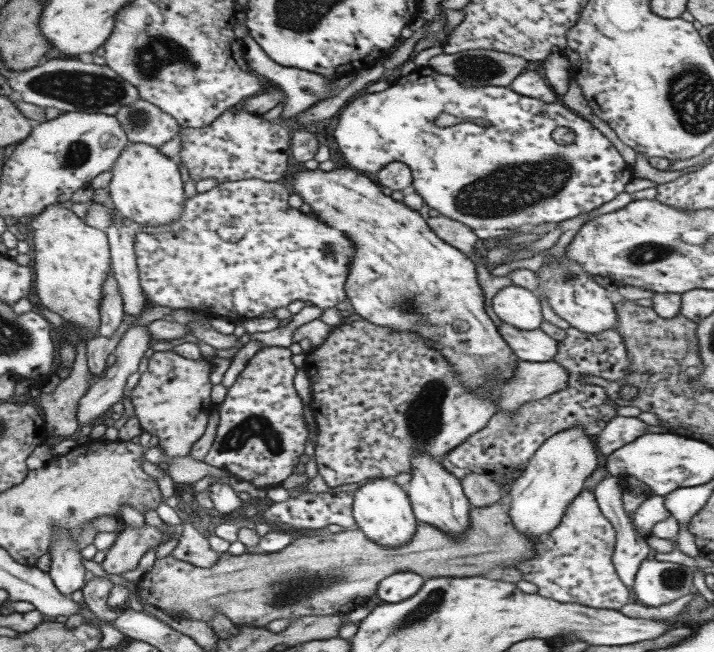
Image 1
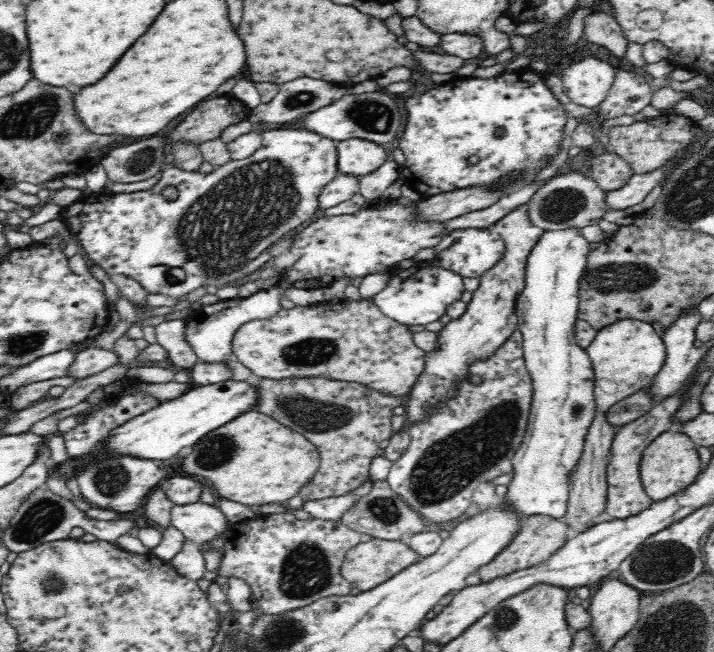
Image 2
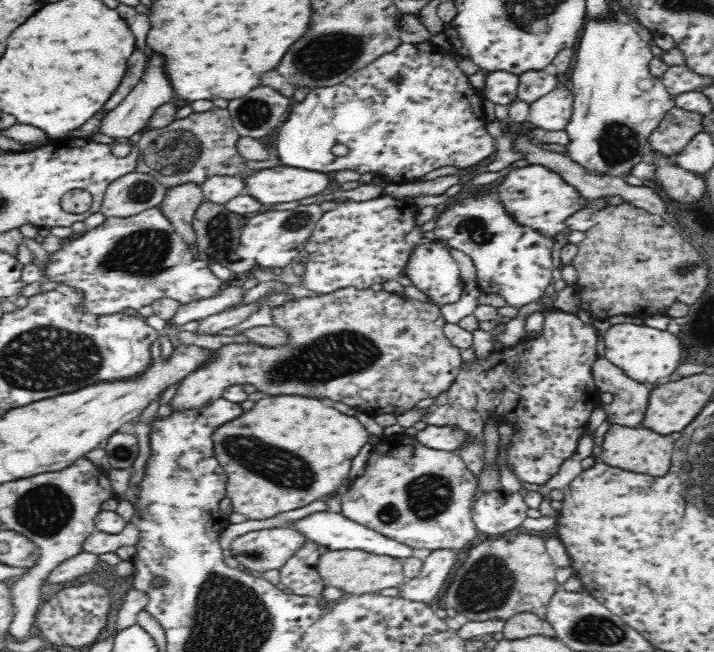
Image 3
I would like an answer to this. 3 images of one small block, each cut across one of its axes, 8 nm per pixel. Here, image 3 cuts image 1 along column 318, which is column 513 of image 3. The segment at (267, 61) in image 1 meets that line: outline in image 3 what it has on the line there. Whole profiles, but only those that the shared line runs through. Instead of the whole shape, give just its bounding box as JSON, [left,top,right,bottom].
[479,71,518,106]

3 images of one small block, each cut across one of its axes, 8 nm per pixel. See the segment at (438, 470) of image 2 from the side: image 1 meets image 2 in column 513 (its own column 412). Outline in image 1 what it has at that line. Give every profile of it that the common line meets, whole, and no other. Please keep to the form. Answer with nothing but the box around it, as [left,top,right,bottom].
[302,317,496,488]

